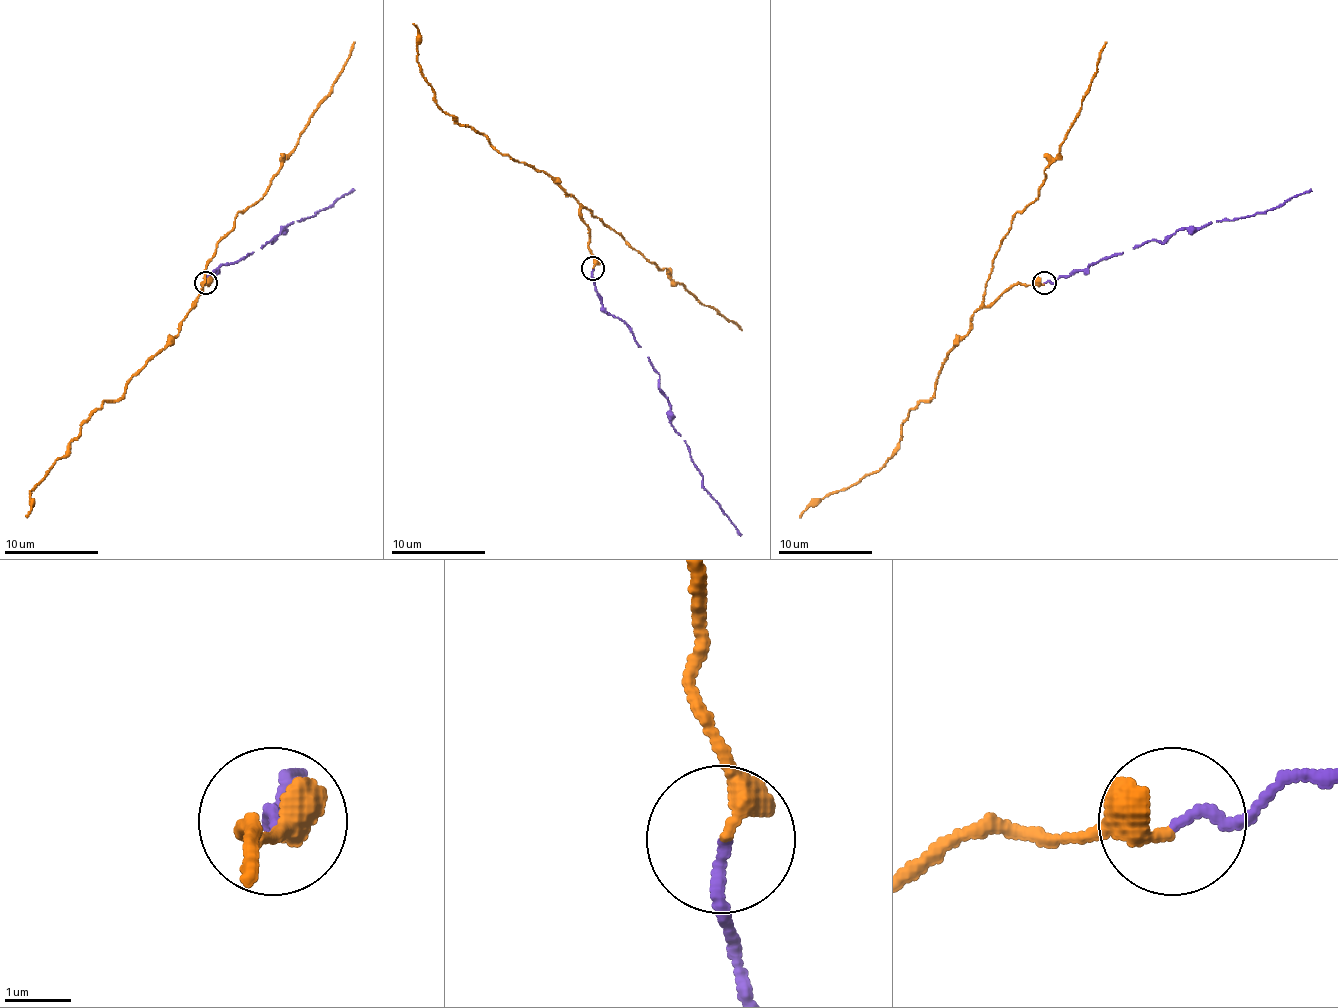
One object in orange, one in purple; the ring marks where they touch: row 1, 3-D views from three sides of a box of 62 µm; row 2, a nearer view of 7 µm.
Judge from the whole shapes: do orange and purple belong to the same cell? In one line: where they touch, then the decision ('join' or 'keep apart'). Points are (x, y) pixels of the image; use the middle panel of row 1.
place (592, 268); join

